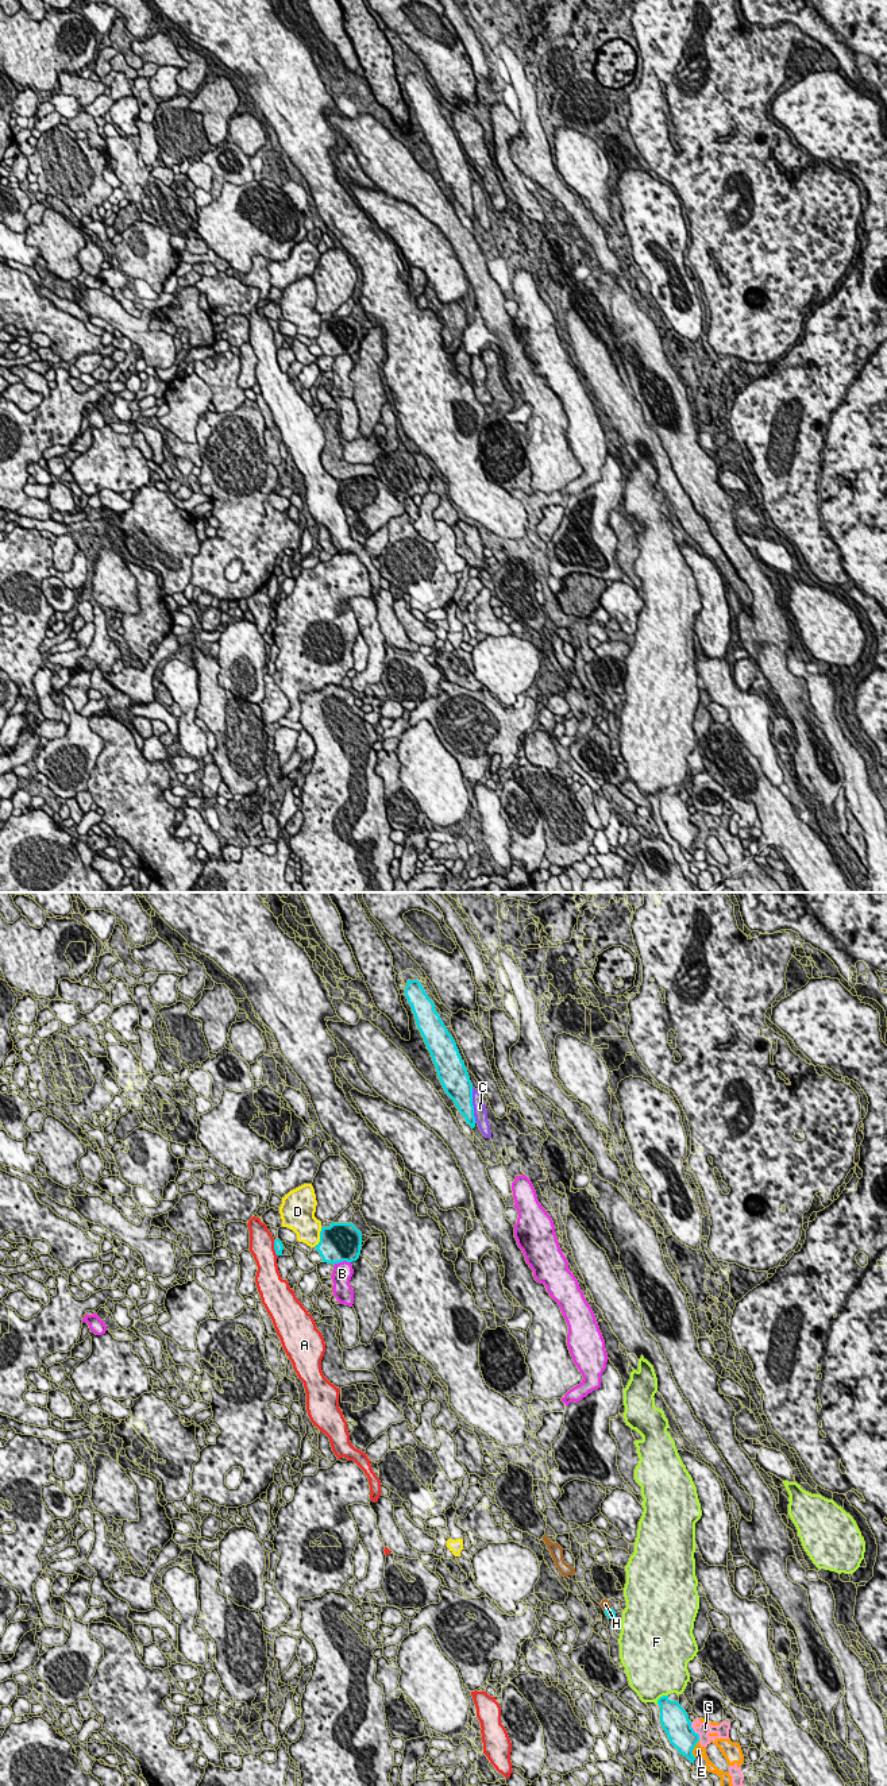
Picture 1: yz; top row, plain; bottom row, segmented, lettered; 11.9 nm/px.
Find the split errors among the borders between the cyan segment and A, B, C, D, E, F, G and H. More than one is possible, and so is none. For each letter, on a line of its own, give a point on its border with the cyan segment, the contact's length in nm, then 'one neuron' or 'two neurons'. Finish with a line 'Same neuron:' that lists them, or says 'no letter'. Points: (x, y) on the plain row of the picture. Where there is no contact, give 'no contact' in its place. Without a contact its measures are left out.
A: yz (274, 342) | 200 nm | two neurons
B: yz (342, 354) | 220 nm | two neurons
C: yz (471, 197) | 420 nm | two neurons
D: yz (320, 330) | 260 nm | two neurons
E: yz (693, 841) | 220 nm | two neurons
F: yz (660, 790) | 180 nm | two neurons
G: yz (694, 825) | 260 nm | two neurons
H: yz (606, 702) | 100 nm | one neuron
Same neuron: H

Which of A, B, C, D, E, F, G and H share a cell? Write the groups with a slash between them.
A / B / C / D / E G / F / H

